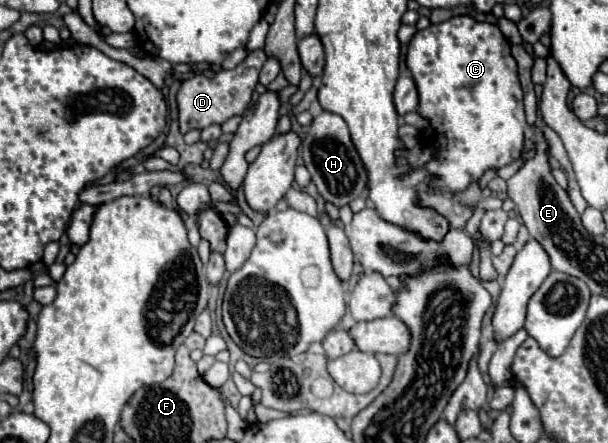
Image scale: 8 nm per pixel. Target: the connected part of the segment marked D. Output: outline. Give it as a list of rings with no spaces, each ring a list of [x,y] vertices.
[[[262,49],[249,53],[249,56],[233,70],[221,70],[213,78],[207,76],[193,76],[181,84],[181,90],[177,94],[177,104],[179,104],[179,126],[181,132],[189,132],[191,128],[203,130],[211,124],[223,124],[231,116],[241,116],[249,102],[252,101],[252,94],[258,83],[260,70],[267,60]]]

